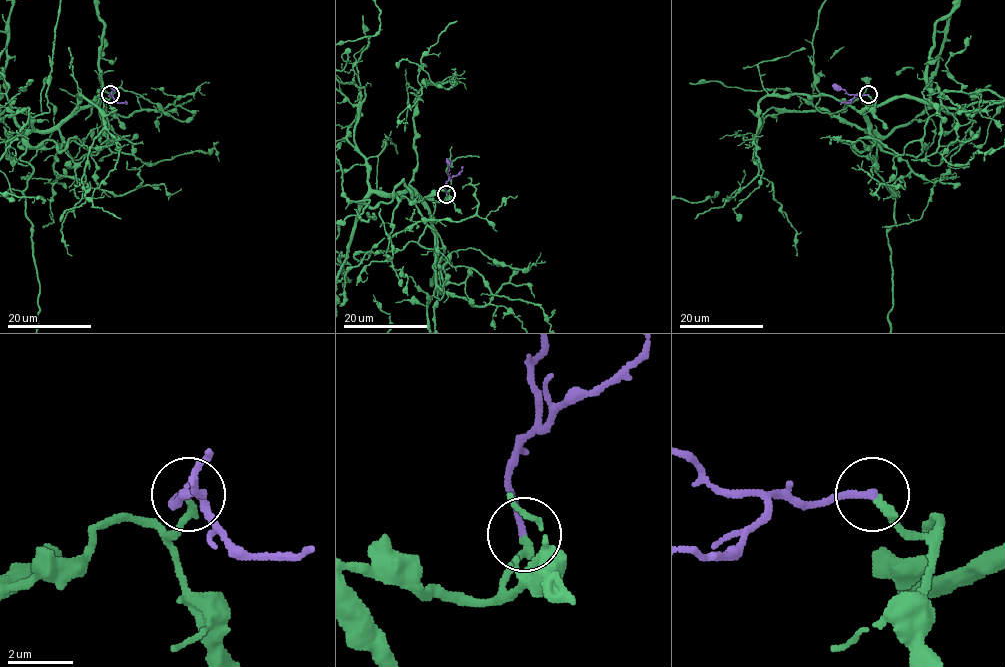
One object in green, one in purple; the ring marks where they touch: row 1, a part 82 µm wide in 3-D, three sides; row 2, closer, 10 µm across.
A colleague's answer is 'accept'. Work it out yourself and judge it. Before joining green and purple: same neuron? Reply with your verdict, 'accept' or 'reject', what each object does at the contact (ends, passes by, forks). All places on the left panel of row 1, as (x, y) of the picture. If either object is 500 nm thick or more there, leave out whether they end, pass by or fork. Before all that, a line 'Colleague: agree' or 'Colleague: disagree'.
Colleague: agree
accept; green ends; purple ends

